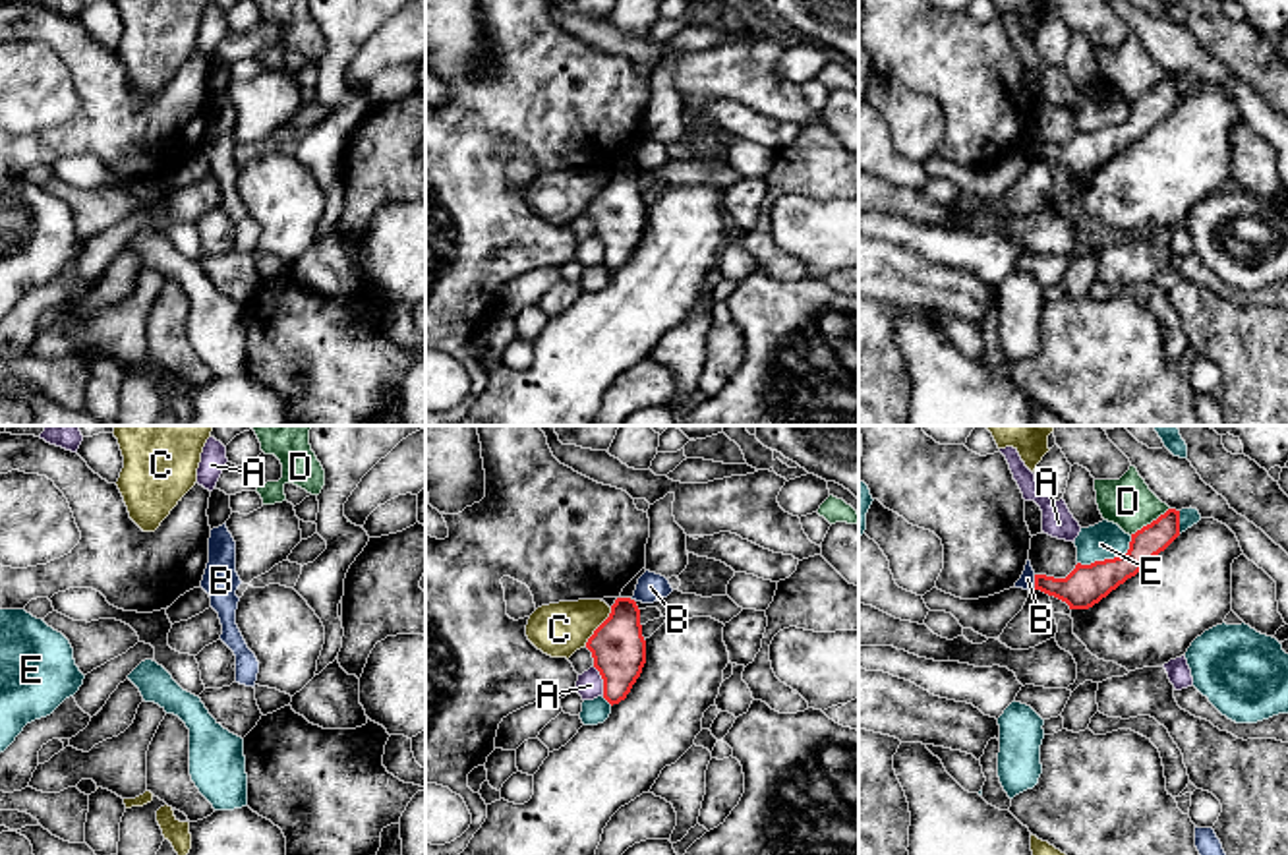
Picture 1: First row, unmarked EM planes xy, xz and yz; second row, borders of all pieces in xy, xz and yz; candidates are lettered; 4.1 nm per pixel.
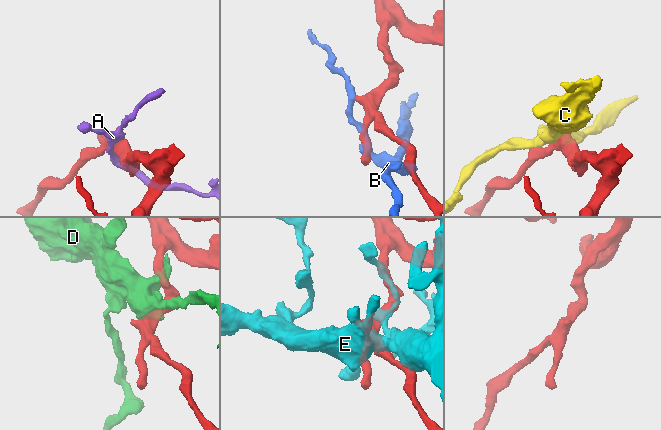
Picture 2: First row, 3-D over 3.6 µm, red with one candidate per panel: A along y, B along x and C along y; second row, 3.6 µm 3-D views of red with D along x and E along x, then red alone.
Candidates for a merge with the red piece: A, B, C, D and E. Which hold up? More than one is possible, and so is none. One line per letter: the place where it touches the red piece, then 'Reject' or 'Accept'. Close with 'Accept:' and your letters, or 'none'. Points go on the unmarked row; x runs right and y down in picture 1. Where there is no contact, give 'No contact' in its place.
A: Touches red at xz (604, 248). Reject
B: Touches red at yz (1035, 147). Reject
C: Touches red at xz (598, 194). Reject
D: Touches red at yz (1151, 89). Reject
E: Touches red at yz (1109, 126). Reject
Accept: none

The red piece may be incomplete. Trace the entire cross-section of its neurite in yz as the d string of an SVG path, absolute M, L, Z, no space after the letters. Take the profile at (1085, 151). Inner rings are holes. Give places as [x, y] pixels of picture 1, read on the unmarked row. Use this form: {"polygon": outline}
{"polygon": "M1168 75L1151 91L1131 101L1129 116L1114 126L1077 130L1066 145L1035 141L1035 157L1054 162L1069 176L1089 176L1112 157L1135 143L1180 103L1180 77Z"}

